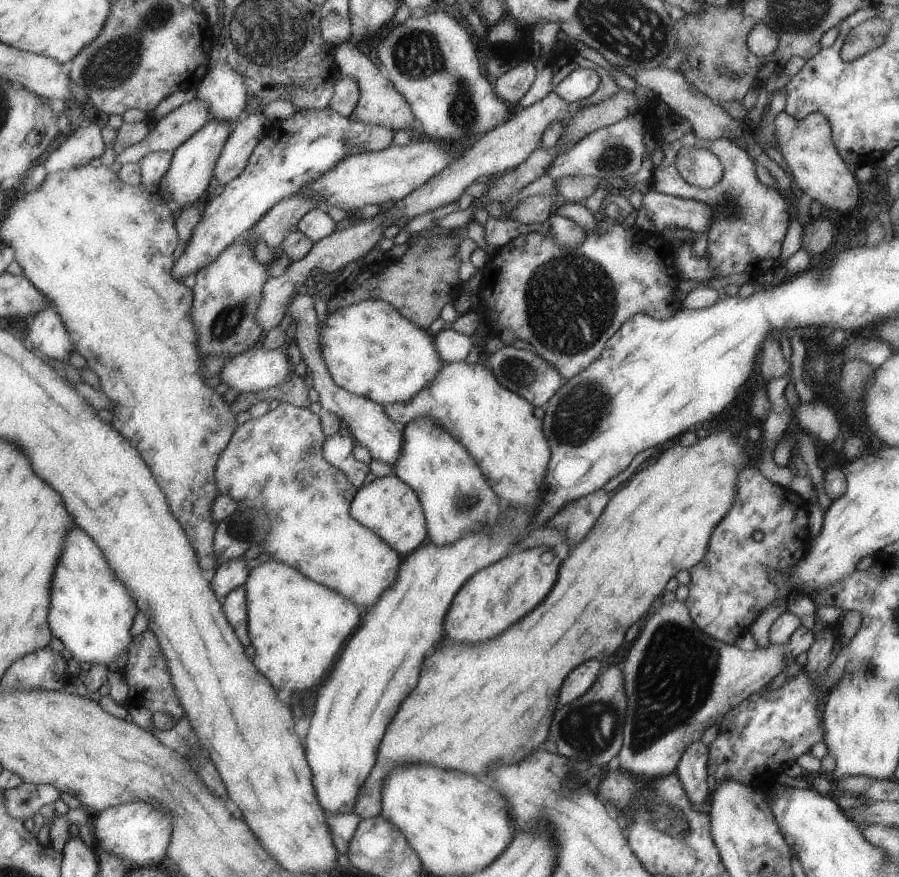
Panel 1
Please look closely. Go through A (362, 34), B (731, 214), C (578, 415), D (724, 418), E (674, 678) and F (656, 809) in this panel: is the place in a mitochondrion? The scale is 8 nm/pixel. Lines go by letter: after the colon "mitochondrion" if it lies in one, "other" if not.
A: mitochondrion
B: mitochondrion
C: mitochondrion
D: other
E: mitochondrion
F: mitochondrion

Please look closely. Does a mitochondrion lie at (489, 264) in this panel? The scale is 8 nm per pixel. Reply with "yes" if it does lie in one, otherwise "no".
no

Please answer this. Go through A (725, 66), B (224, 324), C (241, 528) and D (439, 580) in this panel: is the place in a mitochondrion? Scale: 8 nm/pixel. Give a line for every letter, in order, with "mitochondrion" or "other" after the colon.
A: other
B: mitochondrion
C: mitochondrion
D: other

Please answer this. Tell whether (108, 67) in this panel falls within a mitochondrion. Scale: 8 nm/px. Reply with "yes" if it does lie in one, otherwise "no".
yes

